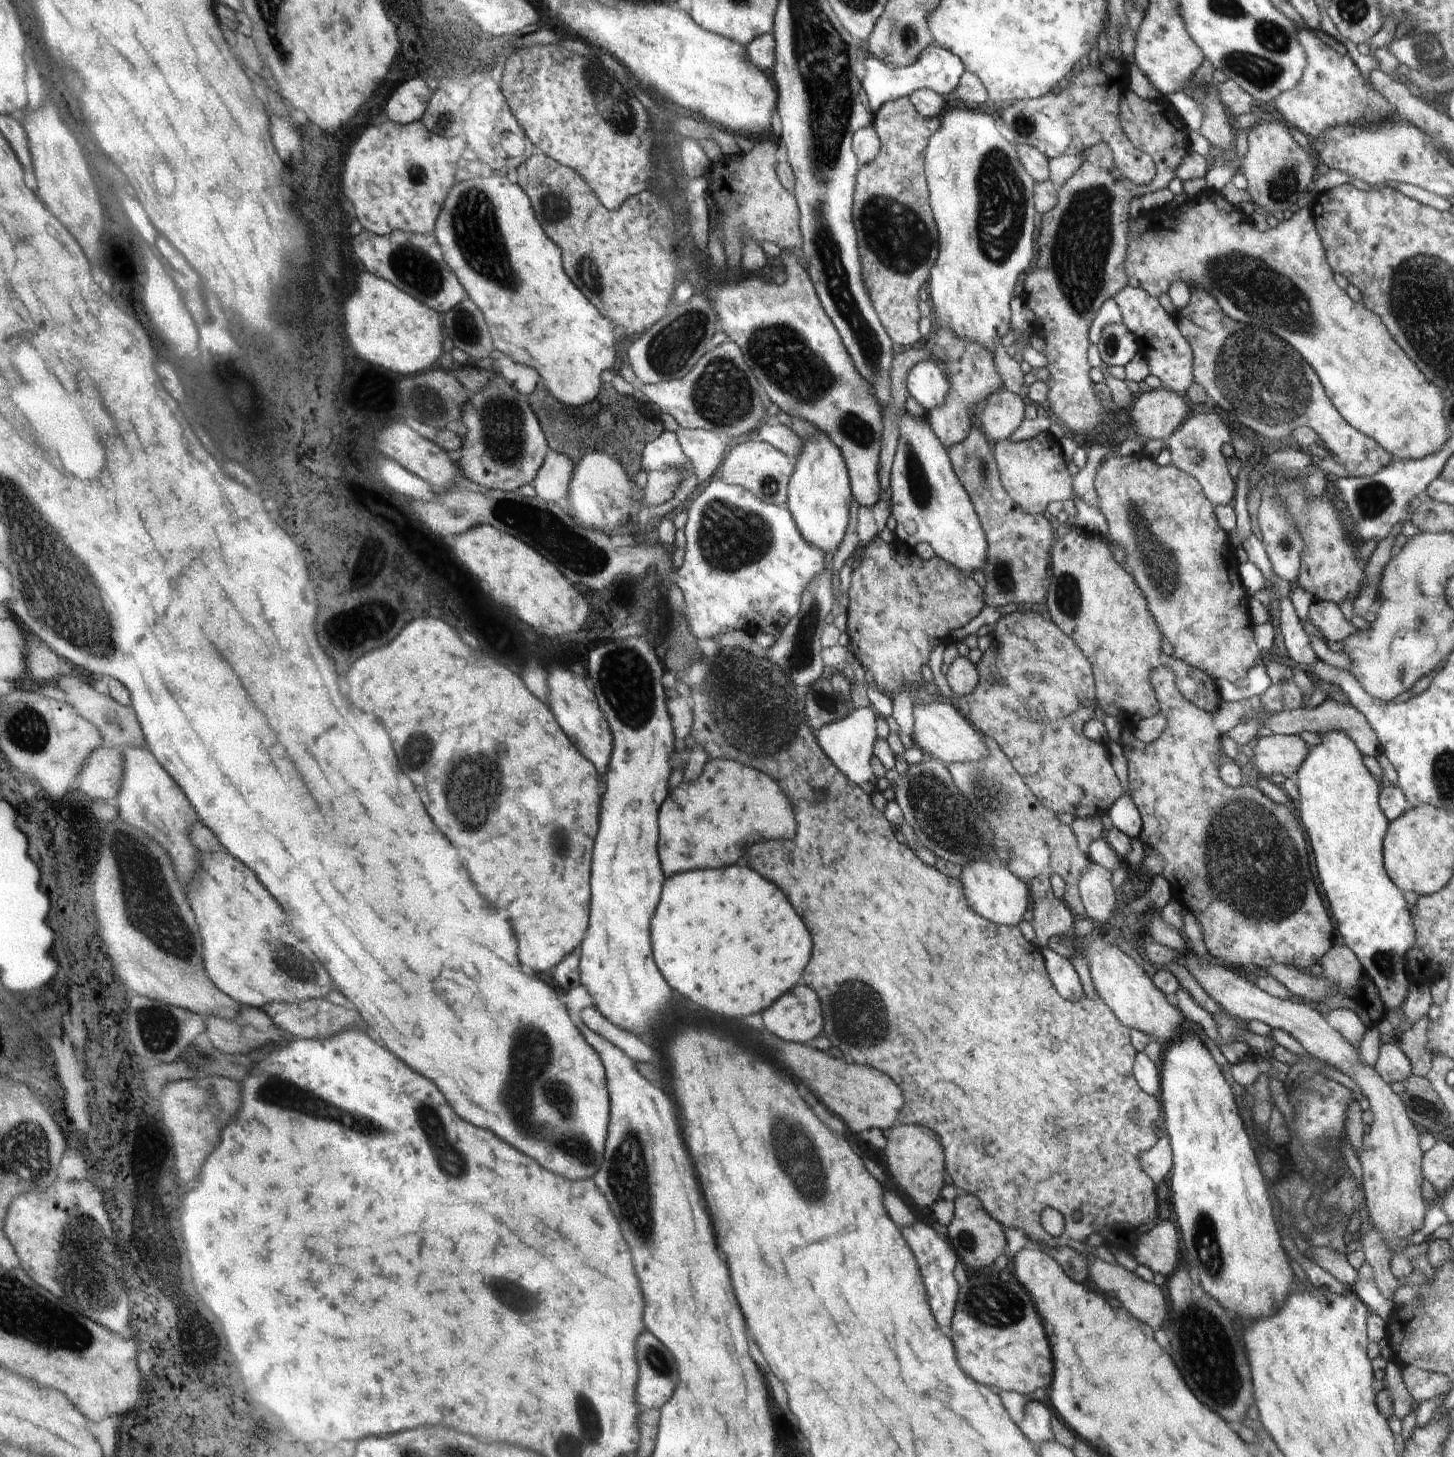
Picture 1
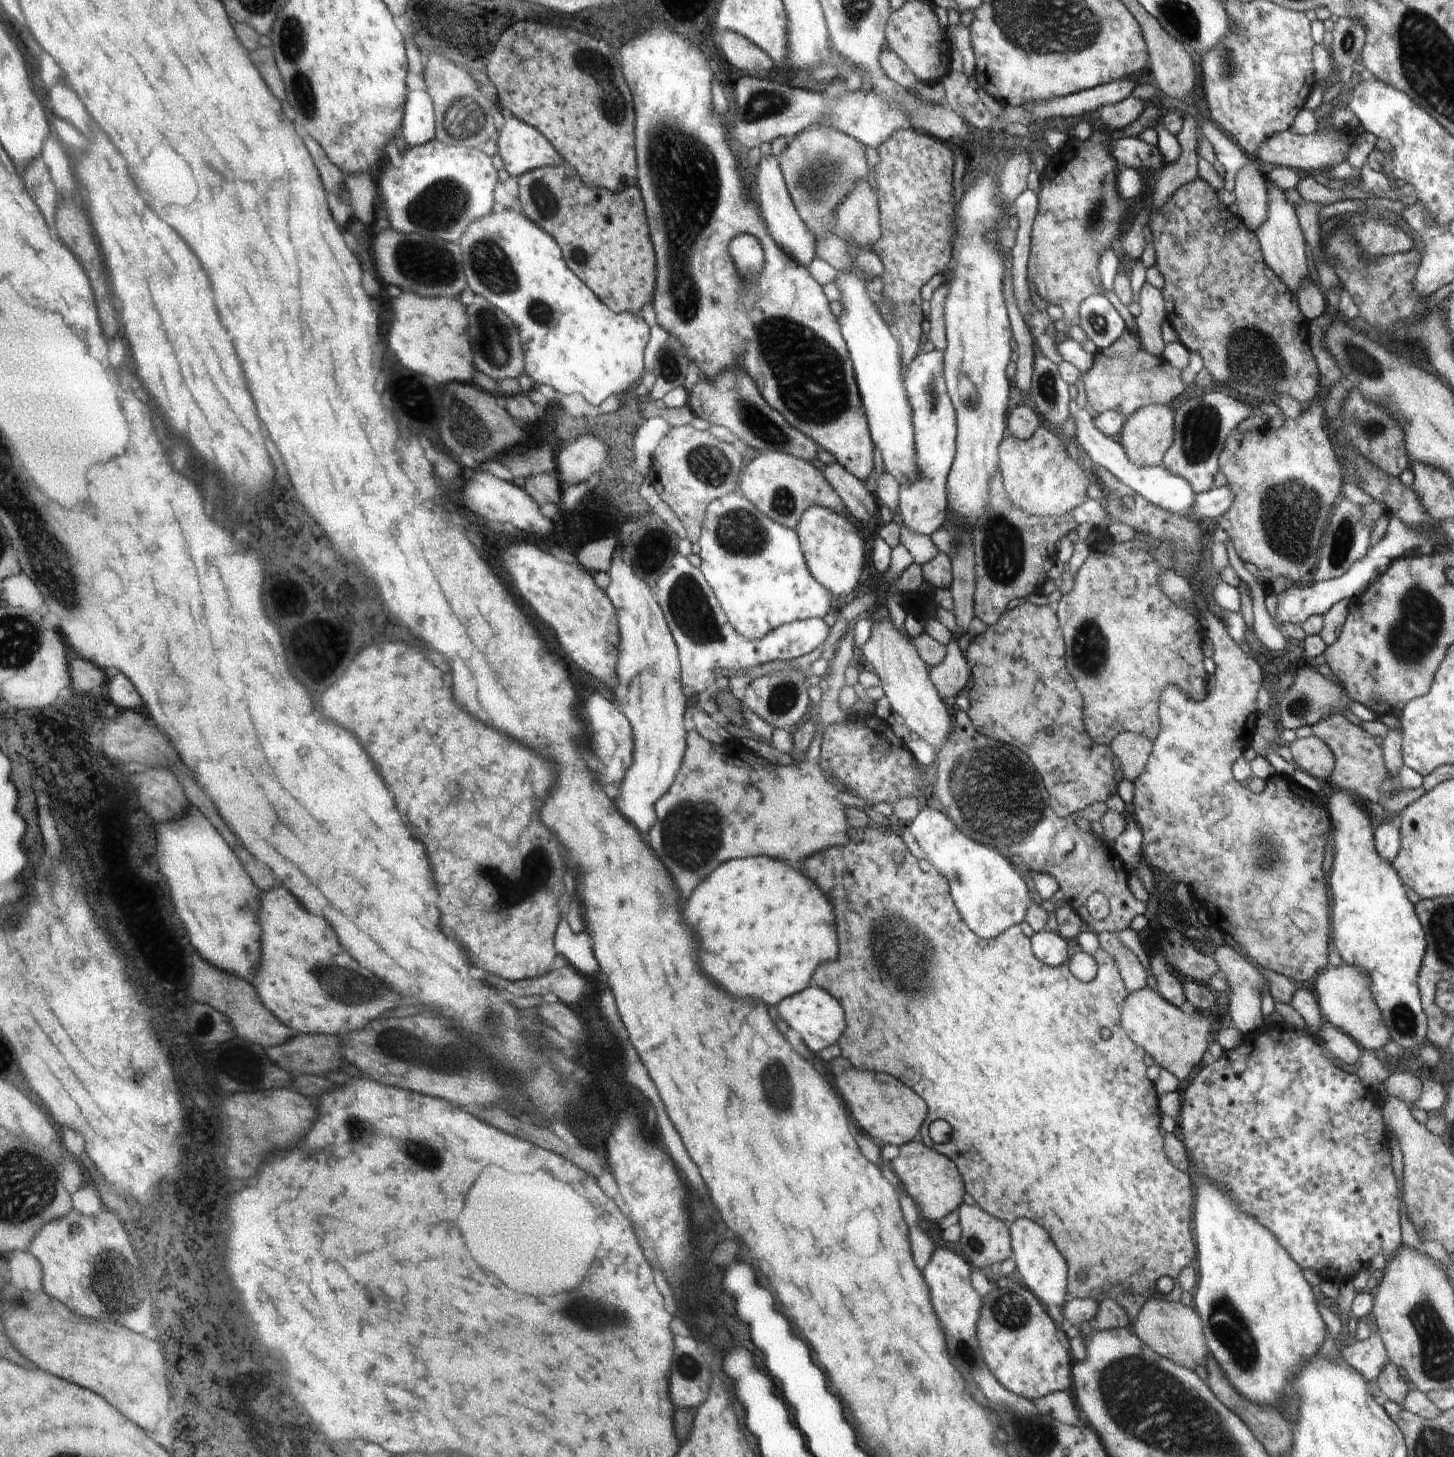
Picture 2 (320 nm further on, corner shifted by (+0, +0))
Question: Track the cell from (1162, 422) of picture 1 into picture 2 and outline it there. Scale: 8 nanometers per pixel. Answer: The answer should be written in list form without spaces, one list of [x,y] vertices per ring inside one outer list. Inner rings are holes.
[[[1148,405],[1133,412],[1124,421],[1119,441],[1126,456],[1143,467],[1162,466],[1163,456],[1173,441],[1173,412],[1166,405]]]

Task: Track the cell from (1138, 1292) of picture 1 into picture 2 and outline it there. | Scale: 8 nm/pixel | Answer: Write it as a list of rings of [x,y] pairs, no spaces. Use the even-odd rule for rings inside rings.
[[[1150,1300],[1142,1307],[1130,1327],[1142,1342],[1160,1356],[1166,1356],[1177,1365],[1194,1372],[1198,1366],[1206,1368],[1209,1348],[1204,1338],[1201,1318],[1193,1307],[1184,1305],[1182,1301]]]

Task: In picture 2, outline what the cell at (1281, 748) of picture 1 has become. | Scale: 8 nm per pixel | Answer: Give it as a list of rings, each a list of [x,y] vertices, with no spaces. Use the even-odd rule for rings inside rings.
[[[1314,735],[1311,737],[1296,739],[1289,743],[1294,762],[1301,770],[1308,772],[1316,779],[1330,778],[1331,772],[1336,766],[1334,753],[1330,747]]]

